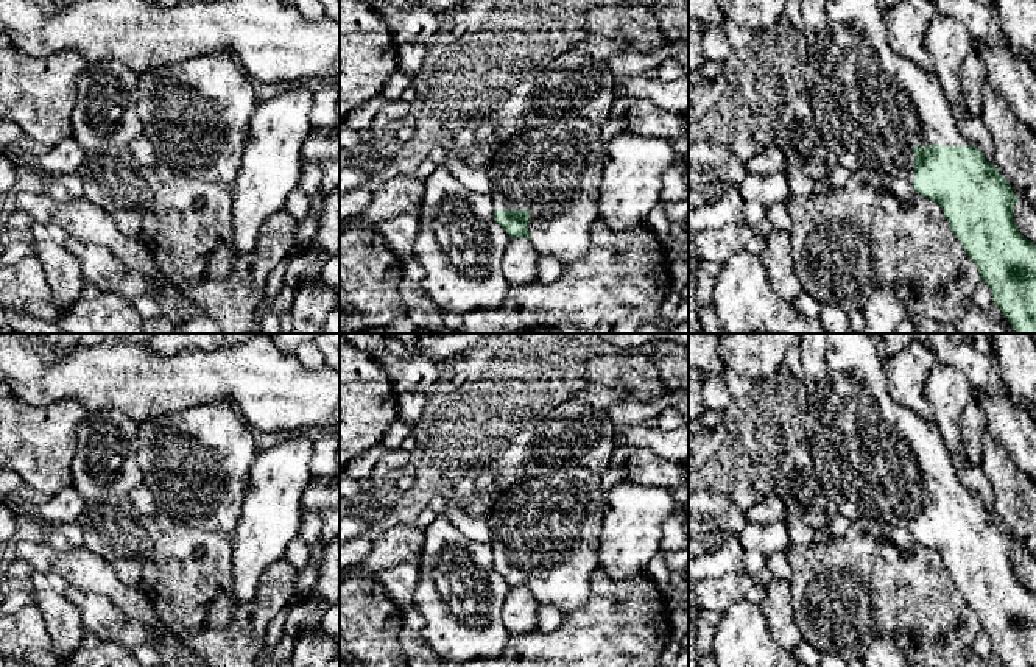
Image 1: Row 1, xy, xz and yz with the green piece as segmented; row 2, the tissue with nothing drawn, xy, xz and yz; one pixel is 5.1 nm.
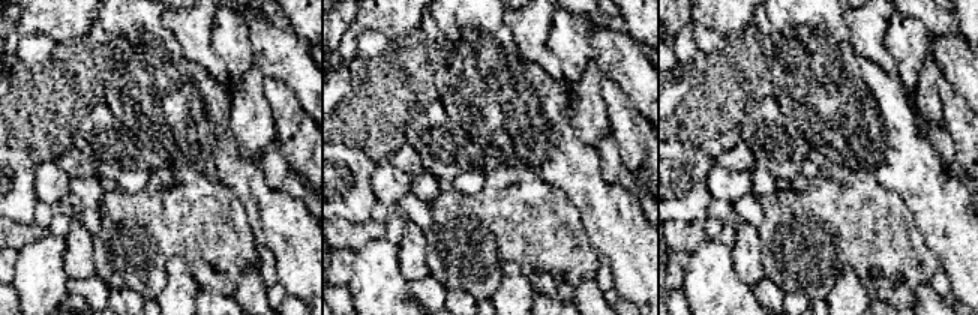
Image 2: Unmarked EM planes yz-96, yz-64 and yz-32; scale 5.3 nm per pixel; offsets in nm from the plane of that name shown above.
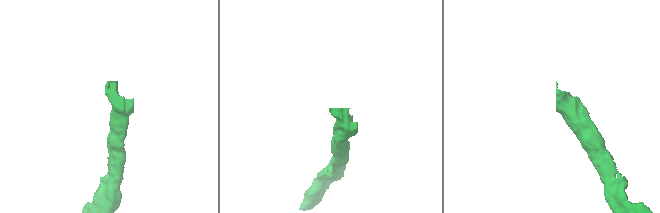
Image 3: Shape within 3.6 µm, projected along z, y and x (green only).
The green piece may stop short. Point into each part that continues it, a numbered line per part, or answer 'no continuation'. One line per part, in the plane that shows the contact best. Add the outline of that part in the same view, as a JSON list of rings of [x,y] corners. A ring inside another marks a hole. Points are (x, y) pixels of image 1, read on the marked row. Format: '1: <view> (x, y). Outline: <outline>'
1: yz (877, 105). Outline: [[[810,0],[826,3],[826,25],[823,31],[805,26],[805,42],[821,61],[810,67],[807,101],[819,104],[819,117],[832,131],[837,146],[851,153],[863,167],[869,167],[894,178],[913,181],[913,146],[946,145],[969,146],[961,136],[950,106],[944,97],[941,83],[935,73],[924,72],[919,65],[894,53],[888,44],[882,9],[876,0]]]

